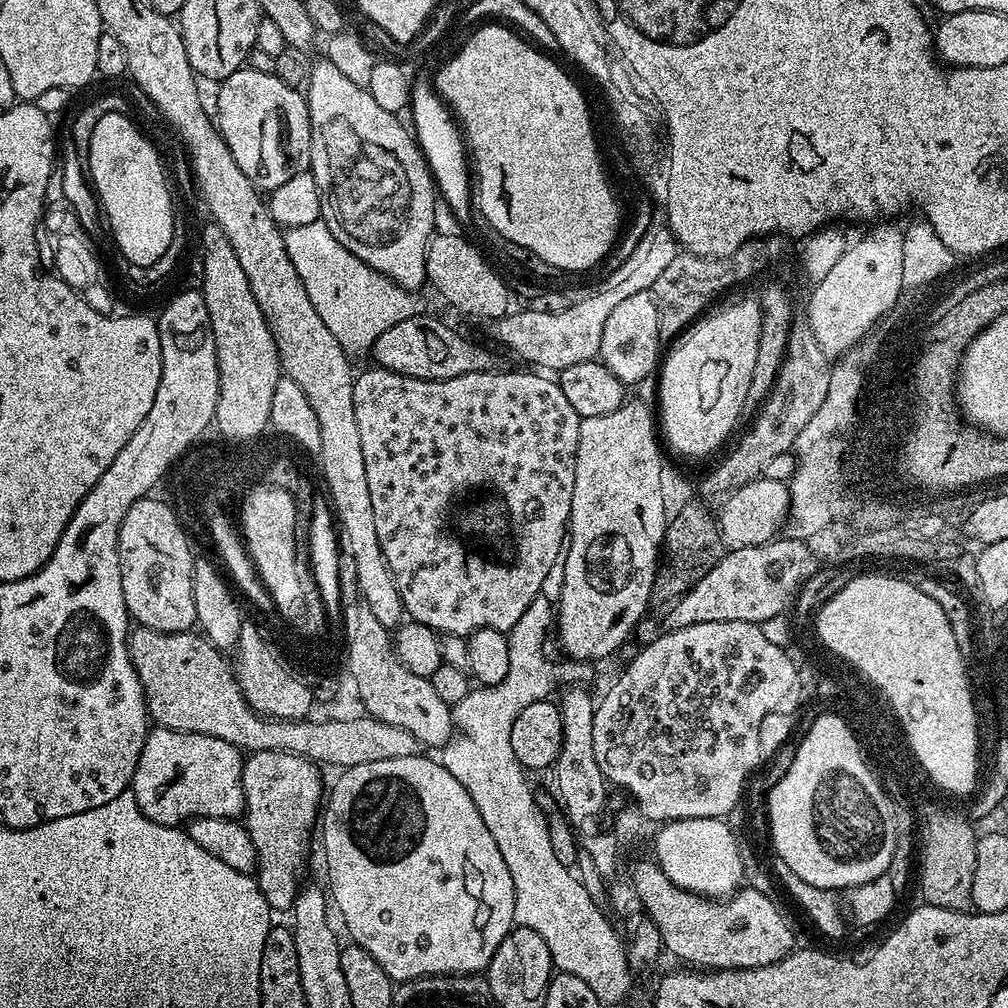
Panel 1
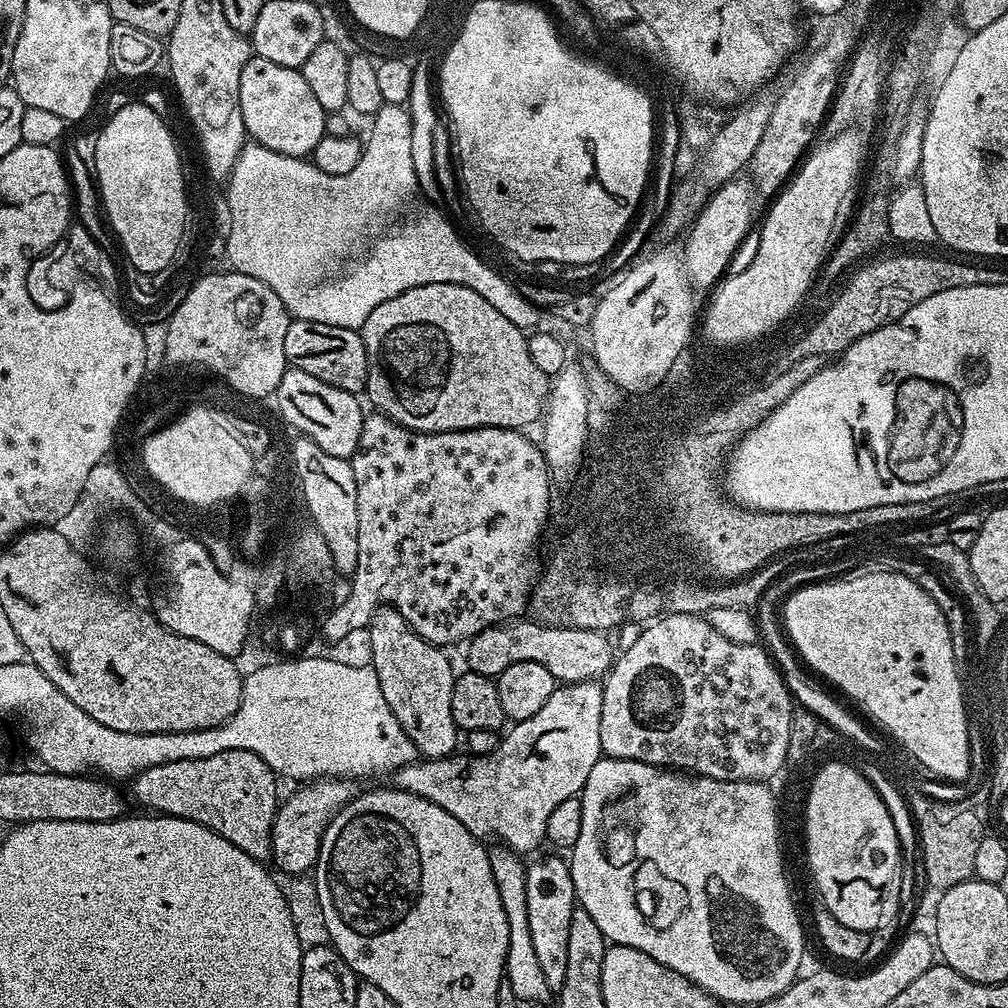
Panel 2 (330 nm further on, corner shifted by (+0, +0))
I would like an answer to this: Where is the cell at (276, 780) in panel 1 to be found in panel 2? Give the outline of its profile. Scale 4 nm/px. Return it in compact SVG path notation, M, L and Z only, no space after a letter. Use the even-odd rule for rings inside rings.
M222 750L210 758L190 758L186 762L166 762L162 766L150 766L150 770L137 772L130 781L132 796L141 804L141 809L161 816L177 816L190 822L198 822L214 834L222 834L226 842L234 842L238 850L250 854L250 858L264 862L272 854L272 823L276 817L278 795L276 796L276 773L250 750Z

